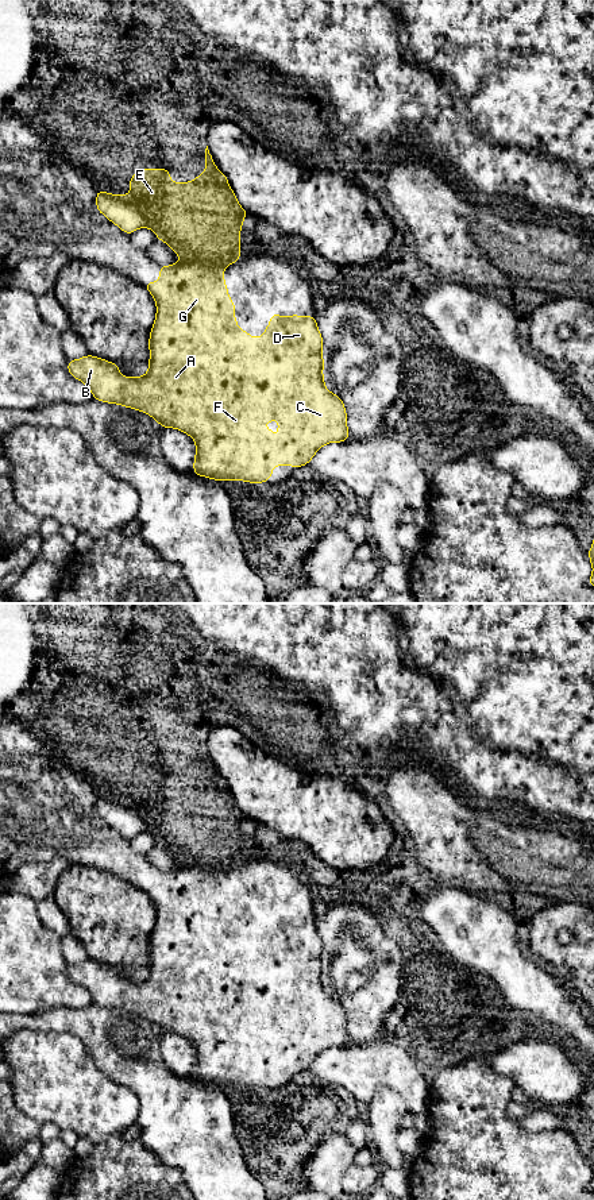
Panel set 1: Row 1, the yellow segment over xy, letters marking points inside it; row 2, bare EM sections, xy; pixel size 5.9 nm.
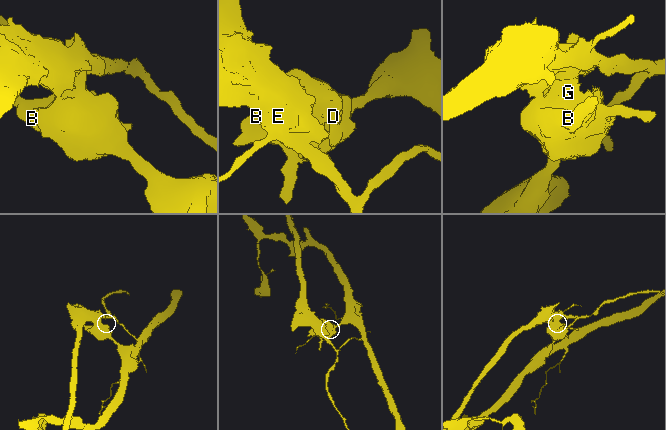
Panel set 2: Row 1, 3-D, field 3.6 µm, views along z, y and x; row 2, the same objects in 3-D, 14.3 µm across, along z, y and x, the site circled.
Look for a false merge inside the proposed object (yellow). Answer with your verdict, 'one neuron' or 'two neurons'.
two neurons

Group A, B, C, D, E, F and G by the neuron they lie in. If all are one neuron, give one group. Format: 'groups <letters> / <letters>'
groups A B C D F G / E

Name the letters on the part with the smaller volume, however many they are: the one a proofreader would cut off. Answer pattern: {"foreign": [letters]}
{"foreign": ["E"]}

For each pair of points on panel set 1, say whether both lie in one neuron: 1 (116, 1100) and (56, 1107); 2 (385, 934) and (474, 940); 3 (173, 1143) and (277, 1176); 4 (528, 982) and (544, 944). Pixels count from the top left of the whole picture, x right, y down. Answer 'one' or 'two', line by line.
1: one
2: two
3: two
4: two

